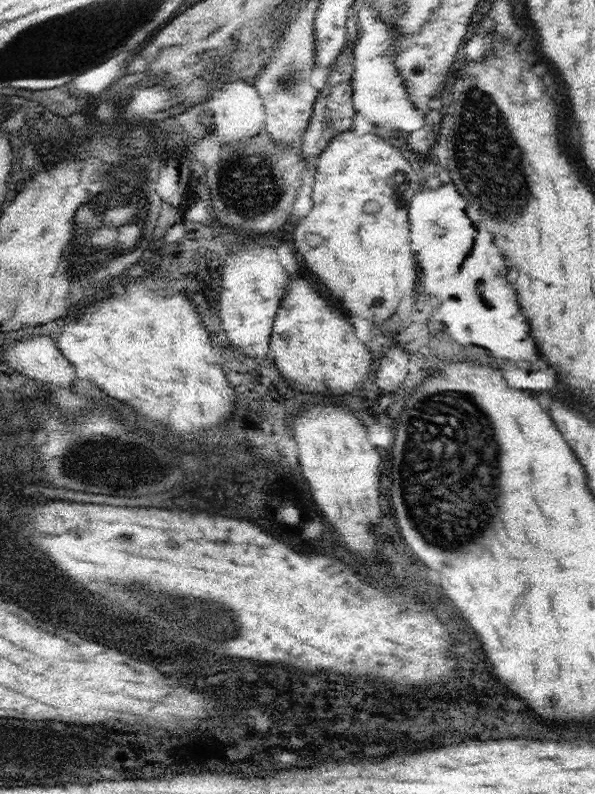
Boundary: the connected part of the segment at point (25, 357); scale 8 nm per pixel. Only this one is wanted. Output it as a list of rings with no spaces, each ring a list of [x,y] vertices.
[[[35,336],[17,342],[7,352],[9,364],[17,370],[35,378],[39,382],[47,382],[49,386],[67,386],[77,380],[75,368],[71,360],[61,354],[51,336]]]

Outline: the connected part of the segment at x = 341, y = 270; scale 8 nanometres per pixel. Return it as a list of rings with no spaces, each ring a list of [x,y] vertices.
[[[347,130],[347,132],[343,132],[343,134],[337,134],[337,136],[327,144],[327,148],[315,158],[313,166],[317,168],[317,172],[315,172],[315,182],[313,182],[313,196],[311,196],[313,208],[311,208],[311,212],[301,220],[301,224],[297,226],[297,230],[293,232],[295,250],[297,250],[297,254],[301,256],[303,266],[305,266],[307,270],[311,268],[311,274],[323,284],[323,288],[327,290],[329,298],[333,298],[349,316],[361,314],[363,318],[367,318],[367,320],[371,320],[371,322],[375,322],[375,324],[381,324],[385,318],[389,318],[389,316],[395,312],[399,300],[401,300],[405,294],[411,292],[413,282],[415,282],[415,276],[417,276],[417,272],[415,272],[415,268],[413,268],[413,266],[415,266],[415,258],[413,258],[415,254],[413,254],[413,250],[411,250],[411,246],[409,246],[409,218],[407,218],[407,208],[409,208],[413,196],[415,196],[417,190],[419,190],[419,176],[409,168],[409,162],[401,156],[401,150],[389,146],[385,140],[381,140],[379,136],[375,136],[375,132],[357,136],[353,130]]]

